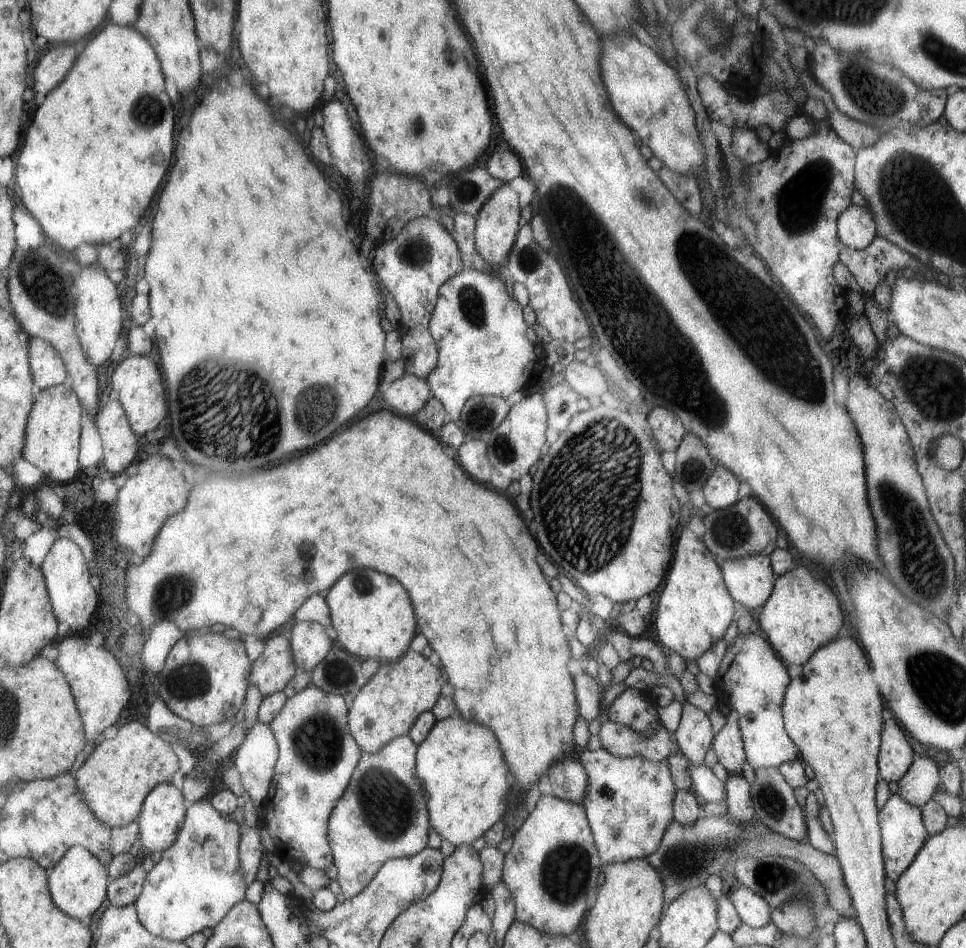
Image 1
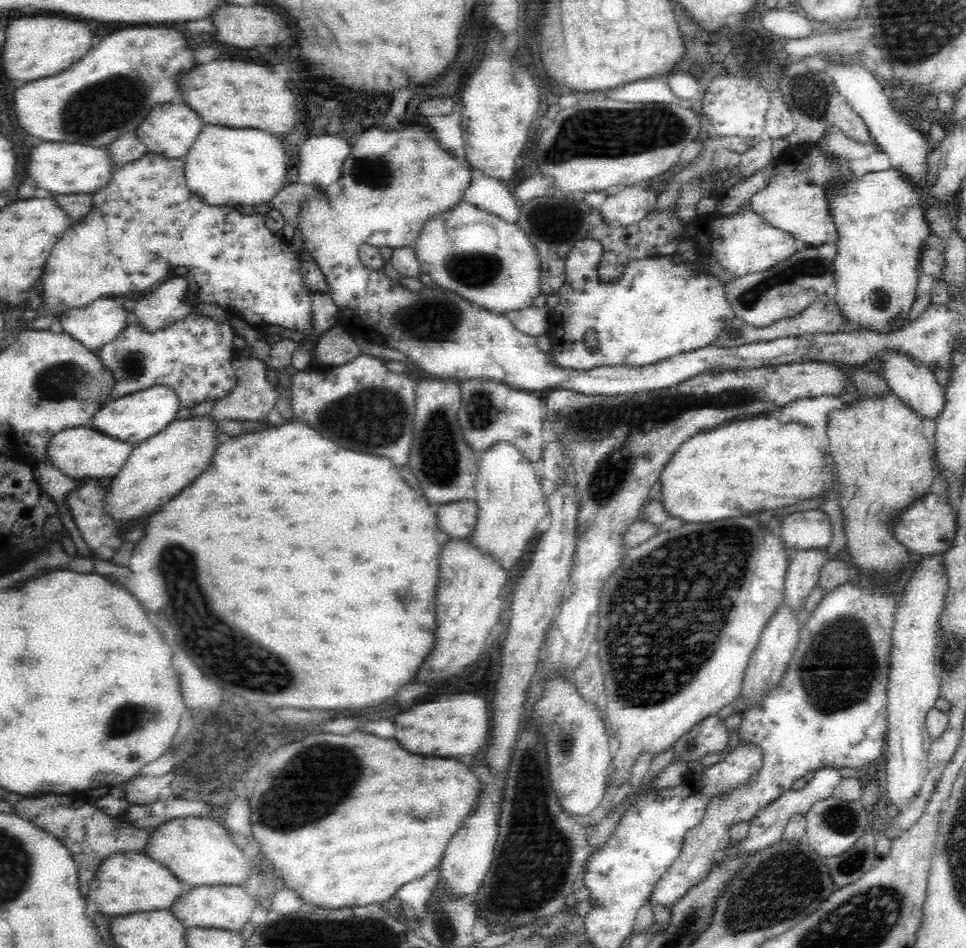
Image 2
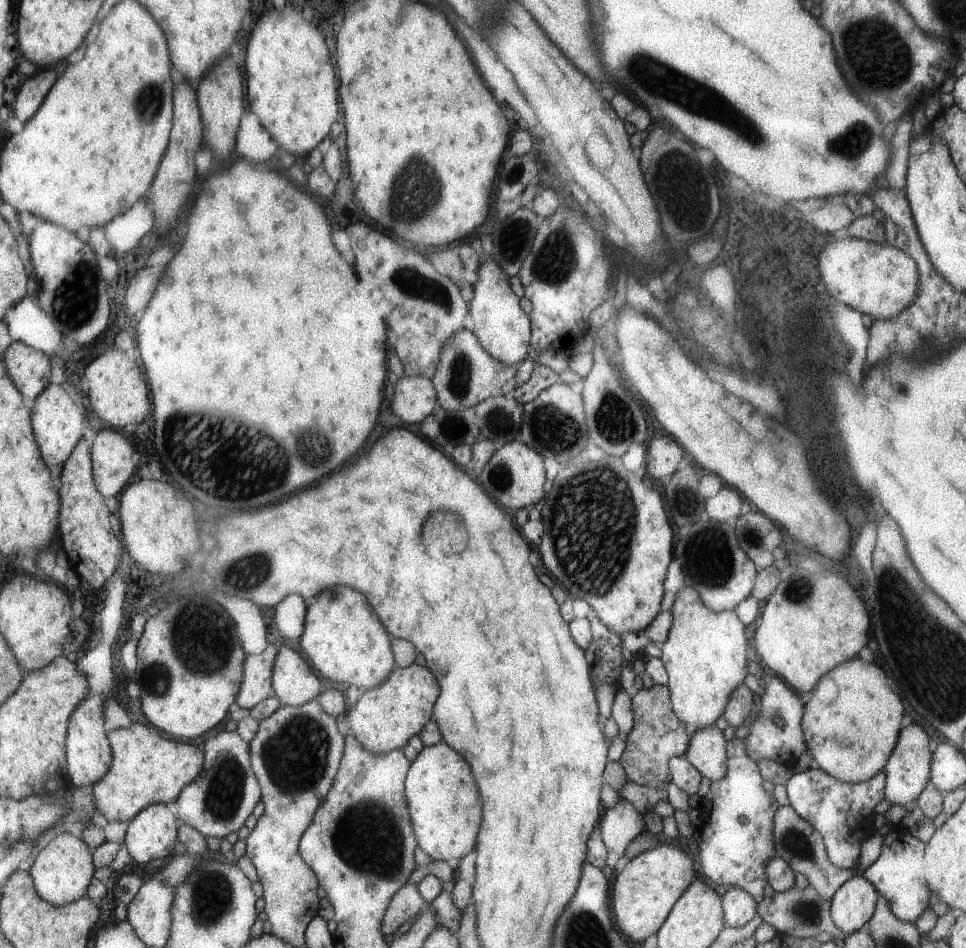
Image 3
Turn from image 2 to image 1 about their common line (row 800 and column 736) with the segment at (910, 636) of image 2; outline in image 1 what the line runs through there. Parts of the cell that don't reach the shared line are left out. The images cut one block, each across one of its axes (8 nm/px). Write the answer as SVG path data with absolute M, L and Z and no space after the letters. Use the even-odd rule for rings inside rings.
M739 886L729 896L729 900L733 902L743 924L757 930L757 928L763 928L771 922L771 906L765 902L765 898L761 898L759 894L749 890L747 886Z

